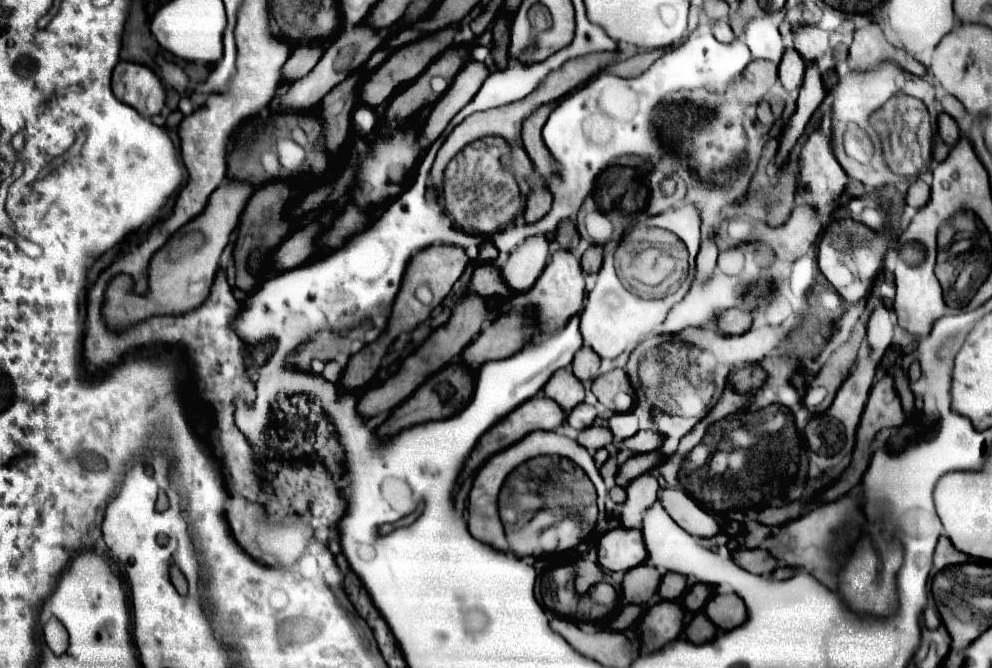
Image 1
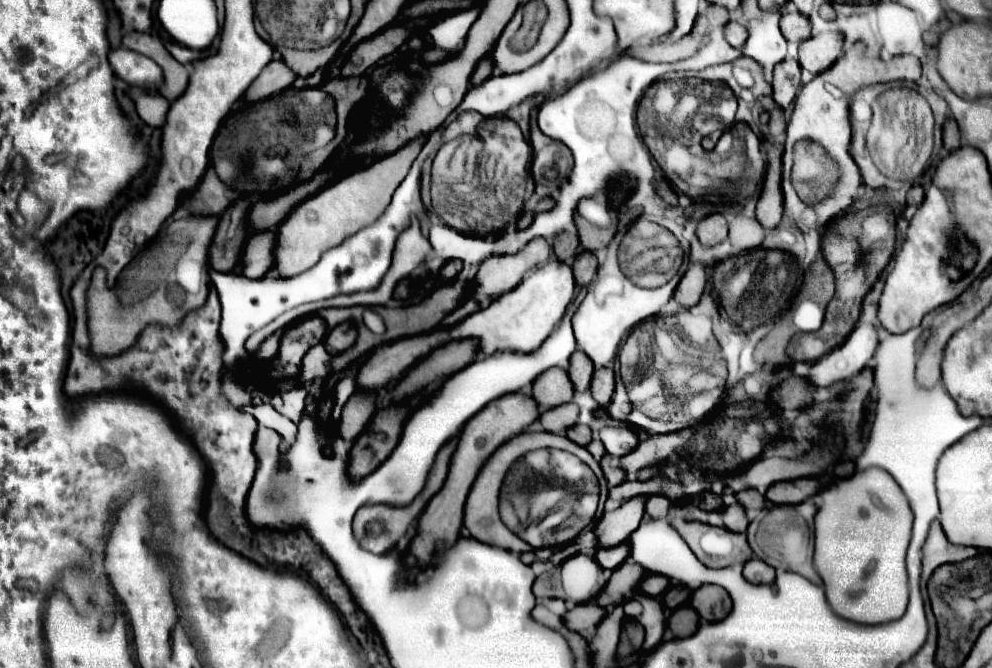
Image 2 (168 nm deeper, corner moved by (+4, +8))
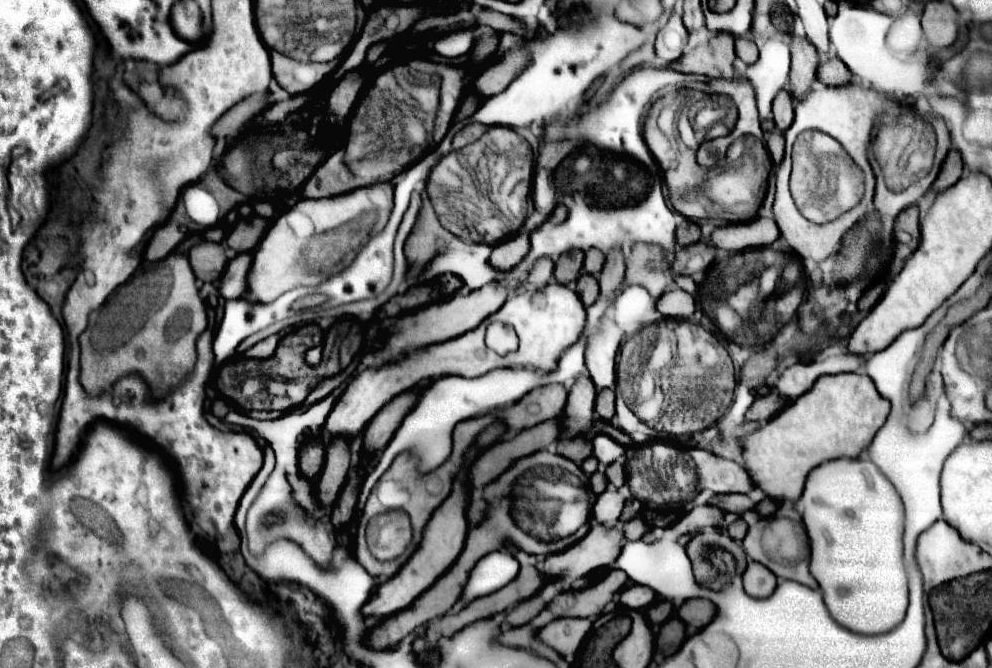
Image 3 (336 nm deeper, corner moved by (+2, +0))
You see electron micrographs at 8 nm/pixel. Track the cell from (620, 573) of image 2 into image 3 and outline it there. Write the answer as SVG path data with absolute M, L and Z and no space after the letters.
M611 570L605 580L601 580L595 586L589 586L585 590L577 592L565 592L559 594L547 608L557 618L597 618L605 604L613 600L617 592L621 592L629 582L629 576L621 570Z

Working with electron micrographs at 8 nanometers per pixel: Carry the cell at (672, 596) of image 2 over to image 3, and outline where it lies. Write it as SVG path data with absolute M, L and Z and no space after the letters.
M659 600L659 602L655 602L655 604L647 610L647 620L649 620L653 626L657 626L657 624L663 624L665 620L669 620L673 612L675 612L673 602Z

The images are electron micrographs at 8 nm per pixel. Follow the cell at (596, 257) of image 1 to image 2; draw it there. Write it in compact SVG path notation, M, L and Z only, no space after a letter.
M591 252L577 254L575 264L573 264L573 274L575 274L577 284L587 286L593 280L595 272L597 272L597 258Z

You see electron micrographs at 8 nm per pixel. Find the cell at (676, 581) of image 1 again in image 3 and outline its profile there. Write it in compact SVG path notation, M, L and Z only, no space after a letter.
M629 586L623 590L621 594L621 604L633 610L645 610L647 606L651 606L655 602L657 594L645 586Z

